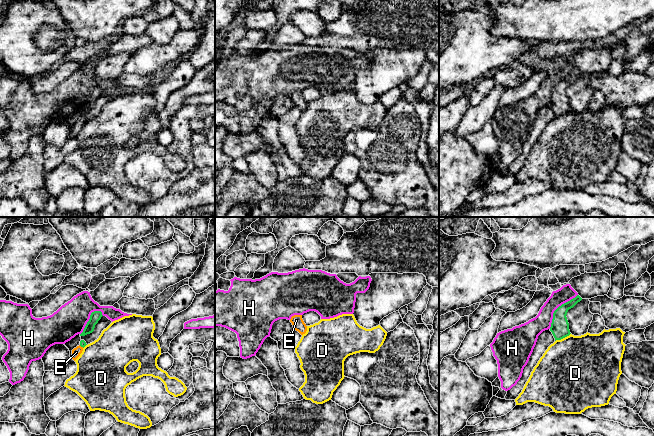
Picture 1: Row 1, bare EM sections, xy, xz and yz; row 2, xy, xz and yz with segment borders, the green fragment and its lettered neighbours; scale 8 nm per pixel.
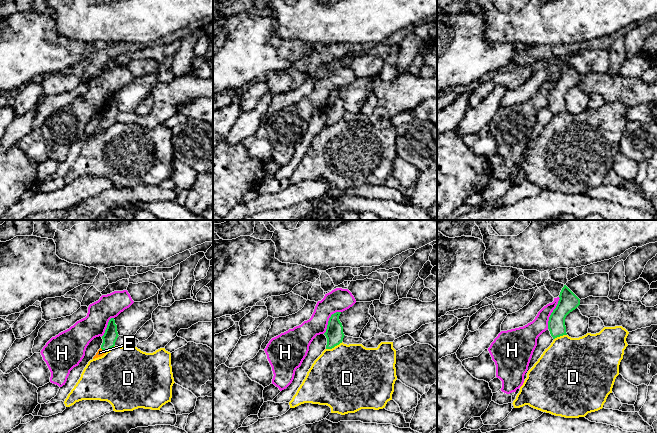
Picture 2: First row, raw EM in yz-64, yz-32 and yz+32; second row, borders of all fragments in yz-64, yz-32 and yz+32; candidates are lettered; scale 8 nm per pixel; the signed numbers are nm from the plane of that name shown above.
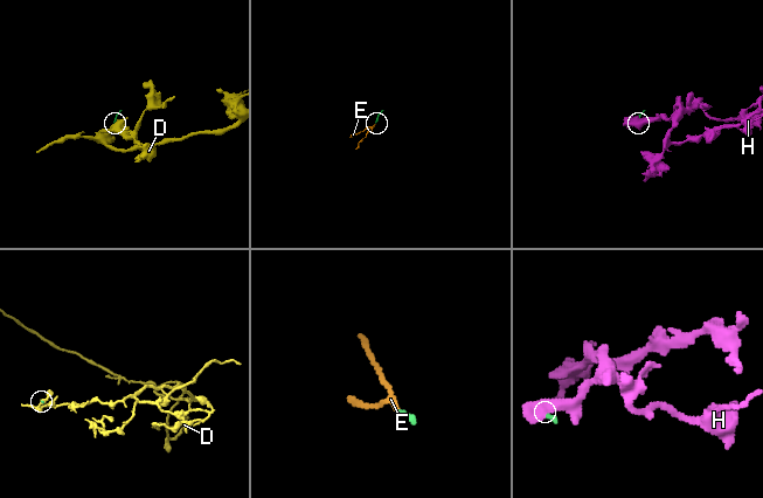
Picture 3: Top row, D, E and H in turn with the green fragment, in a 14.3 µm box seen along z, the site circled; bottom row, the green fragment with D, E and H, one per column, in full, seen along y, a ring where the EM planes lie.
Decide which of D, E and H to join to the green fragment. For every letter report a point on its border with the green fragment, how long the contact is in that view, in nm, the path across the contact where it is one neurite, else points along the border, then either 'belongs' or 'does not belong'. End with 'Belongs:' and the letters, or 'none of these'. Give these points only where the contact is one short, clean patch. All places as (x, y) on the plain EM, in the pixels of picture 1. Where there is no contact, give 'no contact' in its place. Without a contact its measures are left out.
D: contact yz (562, 114); length 140 nm; border yz (570, 109), (555, 117); does not belong
E: contact xy (81, 122); length 40 nm; way xy (82, 119), (81, 122), (76, 128); belongs
H: contact yz (557, 84); length 360 nm; border yz (577, 70), (562, 79), (554, 87), (549, 104); does not belong
Belongs: E

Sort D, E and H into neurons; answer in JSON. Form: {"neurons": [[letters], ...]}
{"neurons": [["D"], ["E"], ["H"]]}

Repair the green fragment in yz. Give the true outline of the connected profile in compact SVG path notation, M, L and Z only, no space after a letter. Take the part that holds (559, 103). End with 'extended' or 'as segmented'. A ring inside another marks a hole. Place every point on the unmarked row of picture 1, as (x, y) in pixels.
M577 71L575 74L562 80L554 87L550 107L552 108L555 117L561 116L571 110L566 91L568 86L573 84L581 76L582 74Z; as segmented

